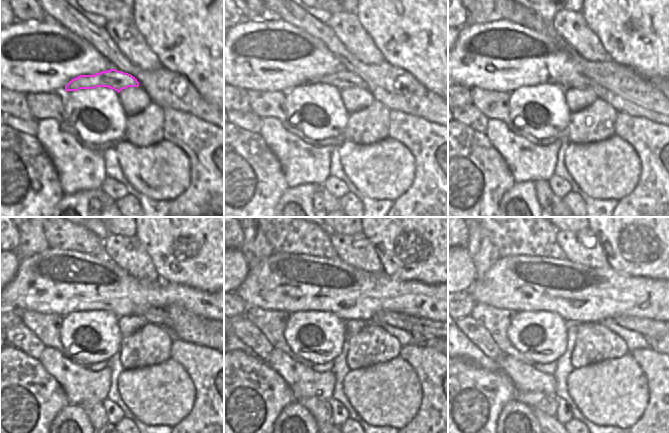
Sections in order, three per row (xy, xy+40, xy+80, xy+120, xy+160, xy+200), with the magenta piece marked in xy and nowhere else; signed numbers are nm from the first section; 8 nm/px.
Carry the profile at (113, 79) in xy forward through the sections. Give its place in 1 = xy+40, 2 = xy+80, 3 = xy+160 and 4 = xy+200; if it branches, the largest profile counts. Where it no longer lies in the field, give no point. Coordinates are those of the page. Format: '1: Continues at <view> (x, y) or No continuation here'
1: Continues at xy+40 (342, 80)
2: Continues at xy+80 (580, 81)
3: Continues at xy+160 (427, 328)
4: Continues at xy+200 (649, 328).

